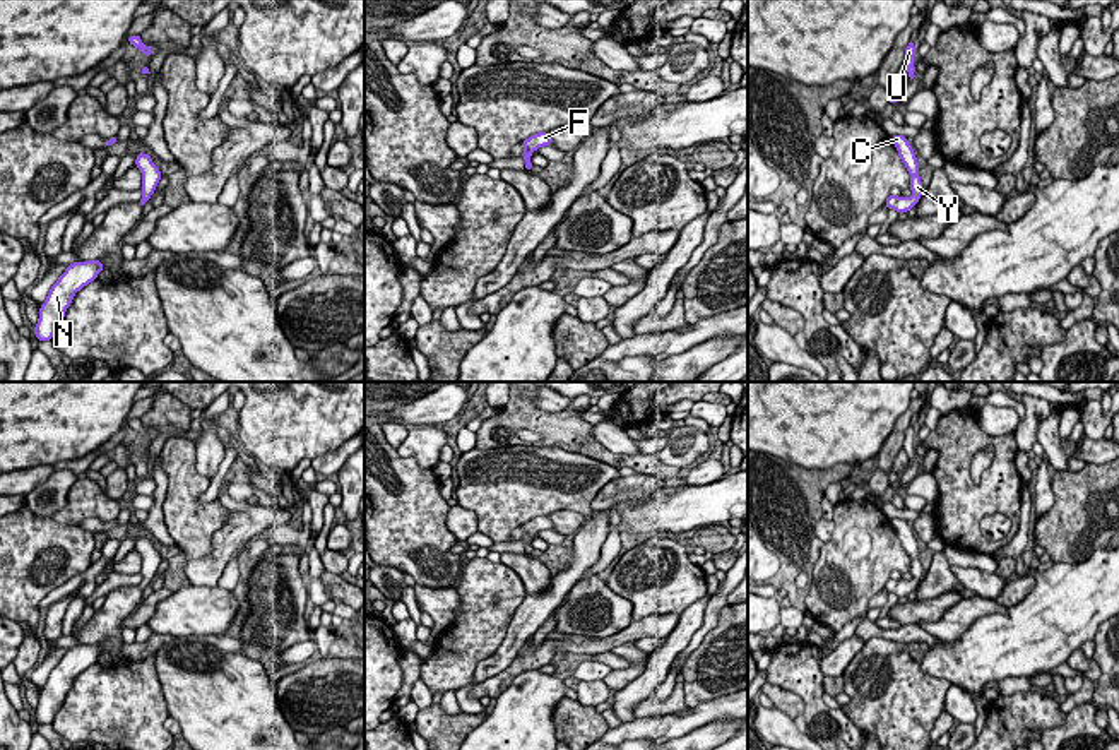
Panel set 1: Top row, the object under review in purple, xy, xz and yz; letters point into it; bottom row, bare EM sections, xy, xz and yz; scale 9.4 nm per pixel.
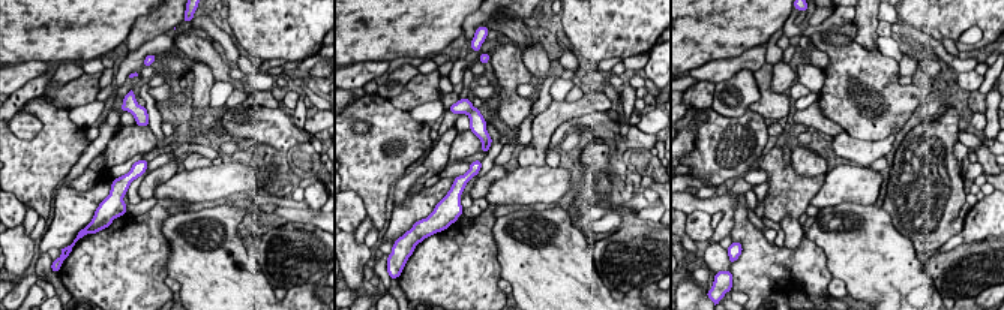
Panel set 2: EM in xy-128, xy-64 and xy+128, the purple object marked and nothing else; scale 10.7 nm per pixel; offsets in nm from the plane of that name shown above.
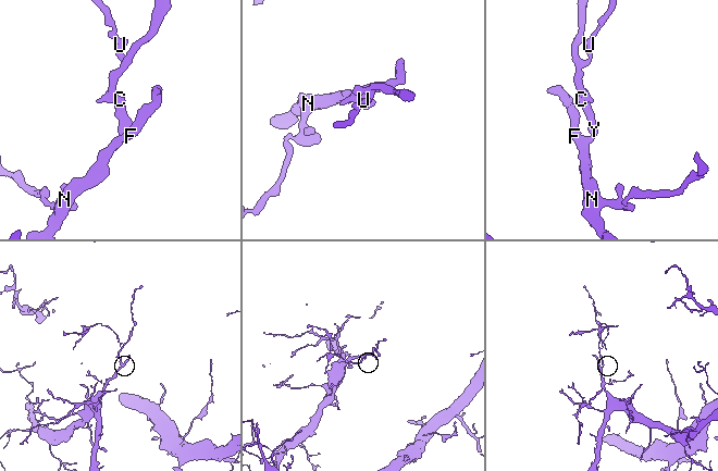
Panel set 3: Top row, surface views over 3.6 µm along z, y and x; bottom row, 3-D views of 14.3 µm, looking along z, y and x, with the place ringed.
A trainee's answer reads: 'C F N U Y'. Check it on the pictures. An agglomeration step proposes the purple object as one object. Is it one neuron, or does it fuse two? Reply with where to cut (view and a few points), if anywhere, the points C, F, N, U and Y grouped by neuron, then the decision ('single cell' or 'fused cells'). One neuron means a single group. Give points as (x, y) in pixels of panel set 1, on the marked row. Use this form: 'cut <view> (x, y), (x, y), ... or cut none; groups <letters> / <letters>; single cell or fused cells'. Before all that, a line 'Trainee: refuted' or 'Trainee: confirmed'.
Trainee: confirmed
cut none; groups C F N U Y; single cell

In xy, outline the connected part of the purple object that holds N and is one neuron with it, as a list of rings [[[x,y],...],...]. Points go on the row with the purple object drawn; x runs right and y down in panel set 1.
[[[101,260],[68,264],[65,272],[51,286],[44,303],[39,308],[39,318],[34,327],[34,336],[38,341],[53,339],[53,334],[60,327],[75,293],[96,281],[101,271],[104,271]]]

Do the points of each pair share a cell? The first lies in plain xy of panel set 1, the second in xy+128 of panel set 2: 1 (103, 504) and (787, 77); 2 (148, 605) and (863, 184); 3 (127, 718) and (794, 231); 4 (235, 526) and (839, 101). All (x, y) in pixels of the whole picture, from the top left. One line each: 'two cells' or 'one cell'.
1: two cells
2: two cells
3: two cells
4: two cells

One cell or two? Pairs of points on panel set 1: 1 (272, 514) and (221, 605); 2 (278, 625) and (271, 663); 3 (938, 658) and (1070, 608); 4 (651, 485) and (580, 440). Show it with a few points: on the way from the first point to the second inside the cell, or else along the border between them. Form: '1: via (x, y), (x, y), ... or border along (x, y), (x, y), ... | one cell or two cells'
1: border along (192, 584), (216, 588) | two cells
2: via (271, 634), (271, 654) | one cell
3: via (970, 656), (1037, 636) | one cell
4: border along (637, 471), (652, 475), (657, 480) | two cells

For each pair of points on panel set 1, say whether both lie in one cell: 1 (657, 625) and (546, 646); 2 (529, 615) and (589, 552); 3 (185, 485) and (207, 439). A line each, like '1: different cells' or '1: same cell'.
1: same cell
2: same cell
3: different cells

